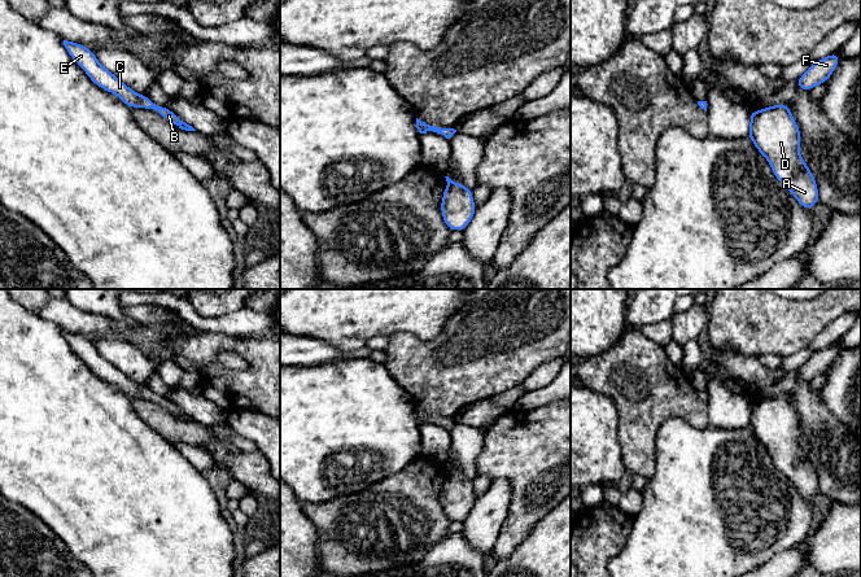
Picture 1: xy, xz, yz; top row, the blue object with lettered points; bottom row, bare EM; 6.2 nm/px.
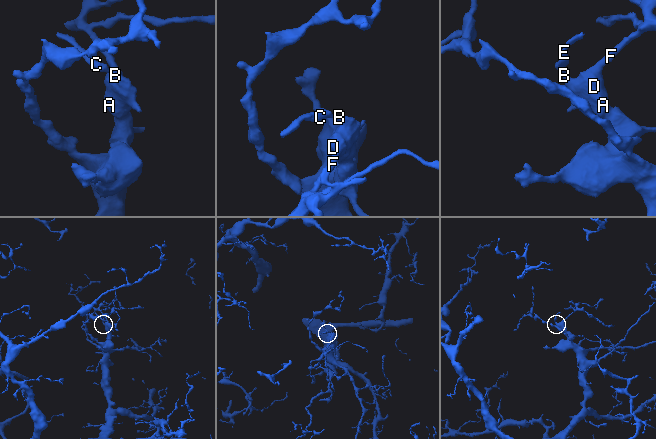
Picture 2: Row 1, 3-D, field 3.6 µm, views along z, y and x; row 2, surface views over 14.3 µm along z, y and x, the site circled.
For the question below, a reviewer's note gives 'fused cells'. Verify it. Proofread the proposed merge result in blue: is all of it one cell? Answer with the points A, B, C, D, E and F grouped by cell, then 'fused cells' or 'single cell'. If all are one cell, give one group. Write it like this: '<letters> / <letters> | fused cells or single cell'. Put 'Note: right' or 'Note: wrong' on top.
Note: wrong
A B C D E F | single cell

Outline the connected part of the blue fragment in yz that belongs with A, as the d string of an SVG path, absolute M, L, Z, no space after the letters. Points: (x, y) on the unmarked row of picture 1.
M788 395L768 397L759 402L749 401L749 411L747 427L769 451L774 467L804 499L810 500L820 493L818 478L814 465L799 443L800 419Z

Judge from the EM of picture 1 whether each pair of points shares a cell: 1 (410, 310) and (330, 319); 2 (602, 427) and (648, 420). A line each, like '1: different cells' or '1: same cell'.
1: same cell
2: different cells

